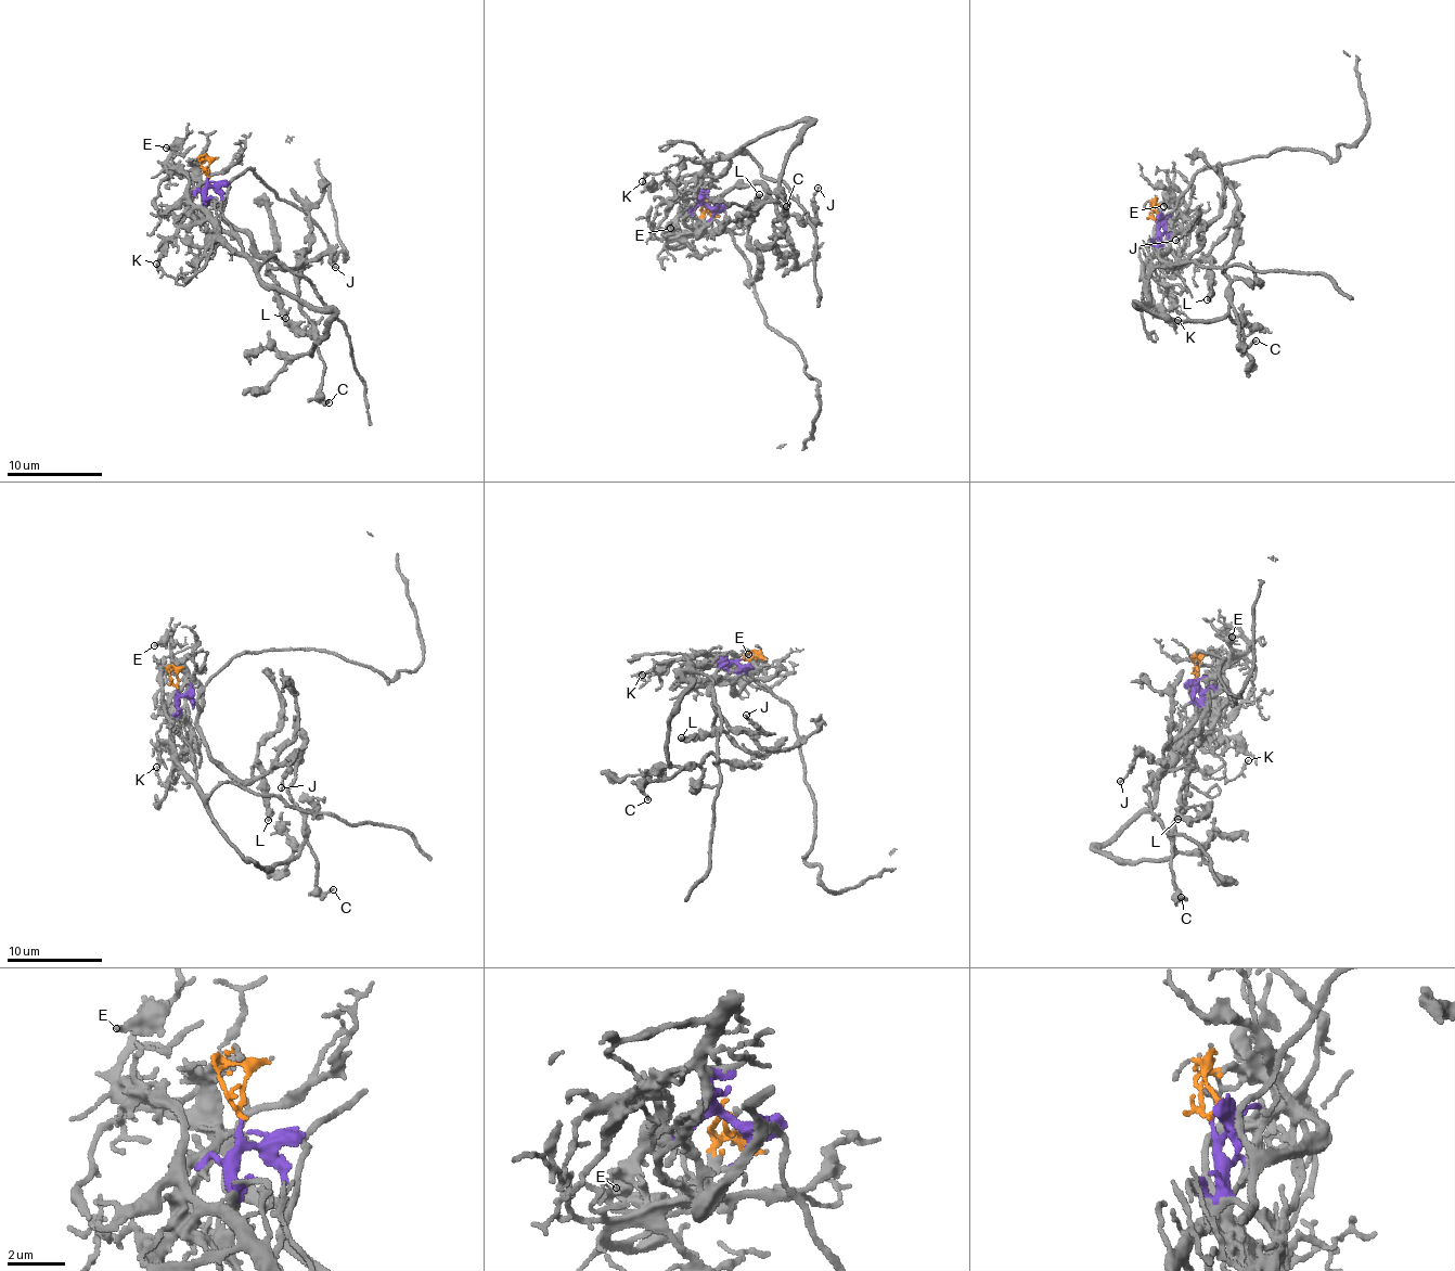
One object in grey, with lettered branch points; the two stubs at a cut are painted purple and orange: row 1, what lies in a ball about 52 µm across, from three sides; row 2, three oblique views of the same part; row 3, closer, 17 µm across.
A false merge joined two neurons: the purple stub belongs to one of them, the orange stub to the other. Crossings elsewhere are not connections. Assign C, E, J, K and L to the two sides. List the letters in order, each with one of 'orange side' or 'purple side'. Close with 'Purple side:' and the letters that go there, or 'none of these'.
C: purple side
E: orange side
J: orange side
K: purple side
L: orange side
Purple side: C, K

